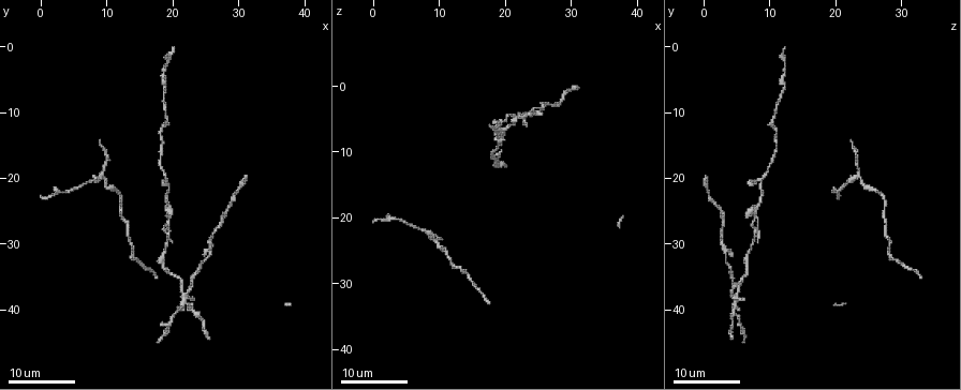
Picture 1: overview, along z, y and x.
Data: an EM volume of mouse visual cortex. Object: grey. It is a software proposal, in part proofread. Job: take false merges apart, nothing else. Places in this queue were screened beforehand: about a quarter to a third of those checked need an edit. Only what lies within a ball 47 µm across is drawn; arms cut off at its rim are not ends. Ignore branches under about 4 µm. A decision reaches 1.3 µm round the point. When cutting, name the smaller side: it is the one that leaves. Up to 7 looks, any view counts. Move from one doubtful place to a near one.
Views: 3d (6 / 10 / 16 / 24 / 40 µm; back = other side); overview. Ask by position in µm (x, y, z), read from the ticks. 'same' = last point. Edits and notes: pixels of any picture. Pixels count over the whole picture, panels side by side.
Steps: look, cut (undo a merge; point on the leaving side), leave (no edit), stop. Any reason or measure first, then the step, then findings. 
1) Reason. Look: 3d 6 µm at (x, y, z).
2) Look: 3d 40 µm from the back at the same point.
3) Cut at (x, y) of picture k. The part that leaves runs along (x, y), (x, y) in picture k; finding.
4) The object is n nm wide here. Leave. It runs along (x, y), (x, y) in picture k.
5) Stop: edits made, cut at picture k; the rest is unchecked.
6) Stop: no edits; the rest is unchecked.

Small branch off a trunk. Look: 3d 24 µm at (22.0, 38.0, 4.5).

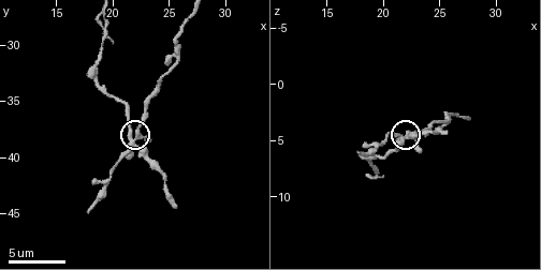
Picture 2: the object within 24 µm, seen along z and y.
Look: 3d 6 µm at the same point.

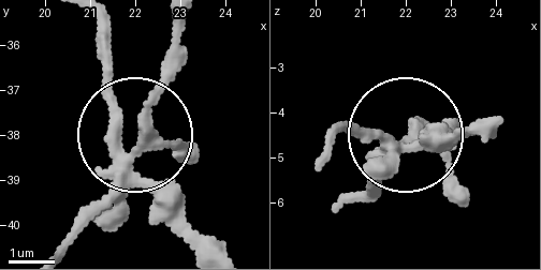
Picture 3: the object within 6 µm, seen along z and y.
Cut at (173, 155) of picture 3. The part that leaves runs along (123, 166), (170, 55), (170, 20) in picture 3; a second neuron is stuck on.

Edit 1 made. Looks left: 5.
Look: overview.

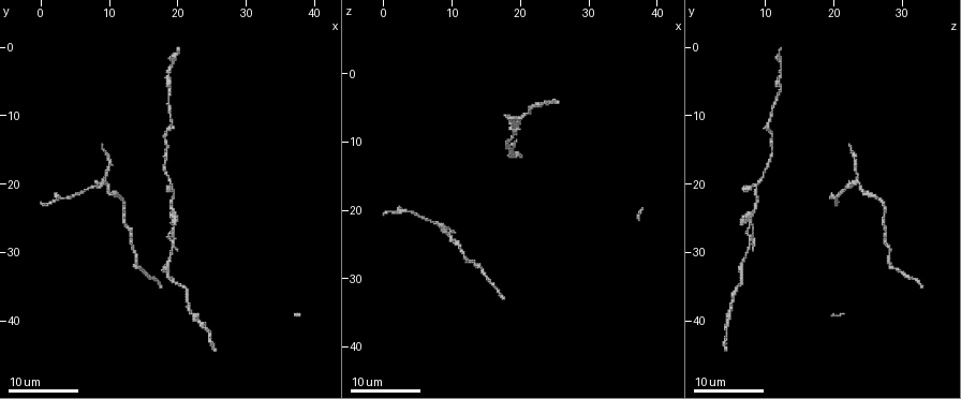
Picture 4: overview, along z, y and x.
A narrow waist. Look: 3d 16 µm at (19.5, 21.5, 8.5).

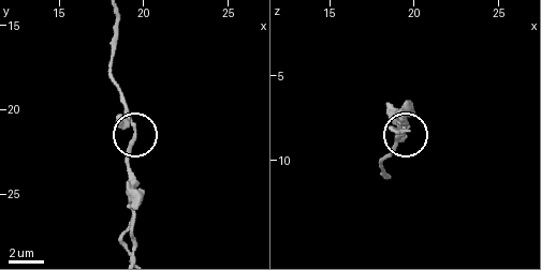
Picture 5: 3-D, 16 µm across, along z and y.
Look: 3d 6 µm at the same point.

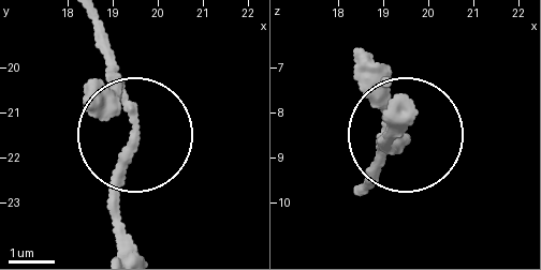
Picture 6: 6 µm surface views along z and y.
Leave. It runs along (94, 26), (133, 129), (121, 240) in picture 6; all the same neuron.

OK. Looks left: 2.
Look: 3d 16 µm at (19.5, 11.0, 10.5).

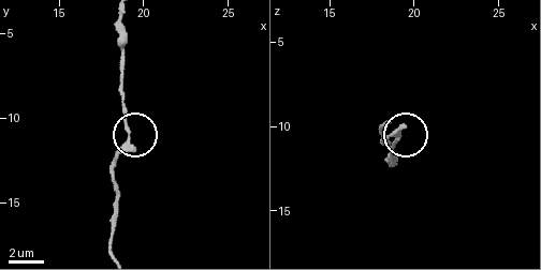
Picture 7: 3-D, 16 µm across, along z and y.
Closer look. Look: 3d 10 µm at (19.2, 10.8, 10.8).

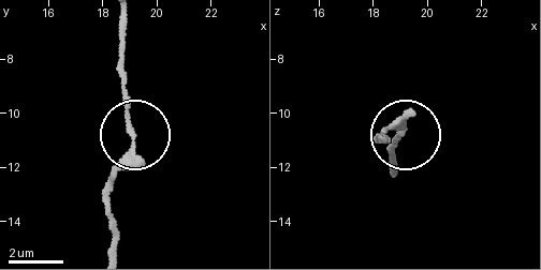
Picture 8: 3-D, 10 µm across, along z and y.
3 arms meet here. Leave. It runs along (114, 248), (107, 185), (135, 137), (121, 88), (121, 49) in picture 8; continuous, no second neuron.

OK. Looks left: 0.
Stop: edits made, cut at picture 3; the rest is unchecked.

